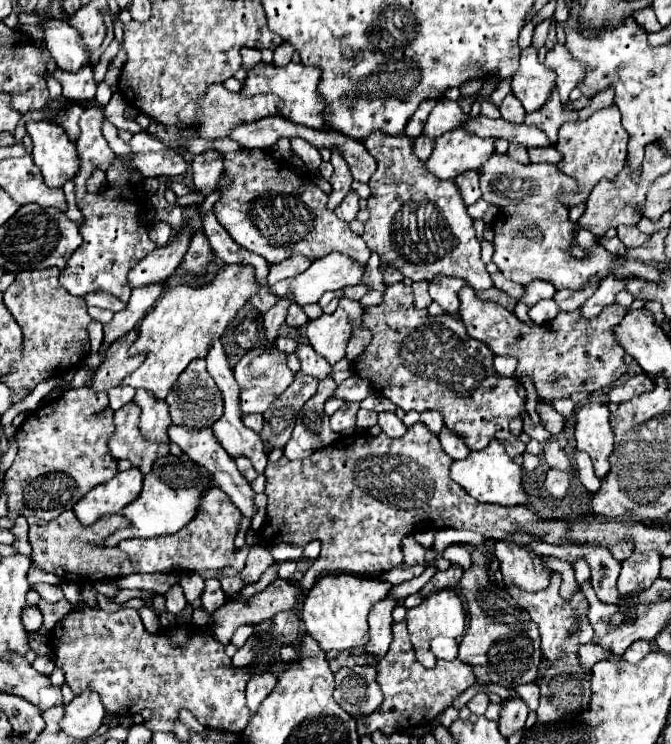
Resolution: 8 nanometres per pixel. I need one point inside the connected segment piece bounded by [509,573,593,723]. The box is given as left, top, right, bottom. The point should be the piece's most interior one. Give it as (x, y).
(565, 689)

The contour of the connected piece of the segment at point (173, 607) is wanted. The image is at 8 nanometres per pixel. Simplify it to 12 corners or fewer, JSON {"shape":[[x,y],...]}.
{"shape":[[179,583],[165,593],[165,607],[179,613],[187,601]]}

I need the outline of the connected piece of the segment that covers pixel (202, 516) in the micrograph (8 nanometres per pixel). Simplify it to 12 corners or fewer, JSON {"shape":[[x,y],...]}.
{"shape":[[209,489],[175,535],[125,539],[141,573],[189,569],[221,579],[241,515]]}

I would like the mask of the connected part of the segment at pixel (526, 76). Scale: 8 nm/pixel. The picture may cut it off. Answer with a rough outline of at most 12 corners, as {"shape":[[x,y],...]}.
{"shape":[[523,49],[511,91],[527,113],[551,95],[555,75]]}

